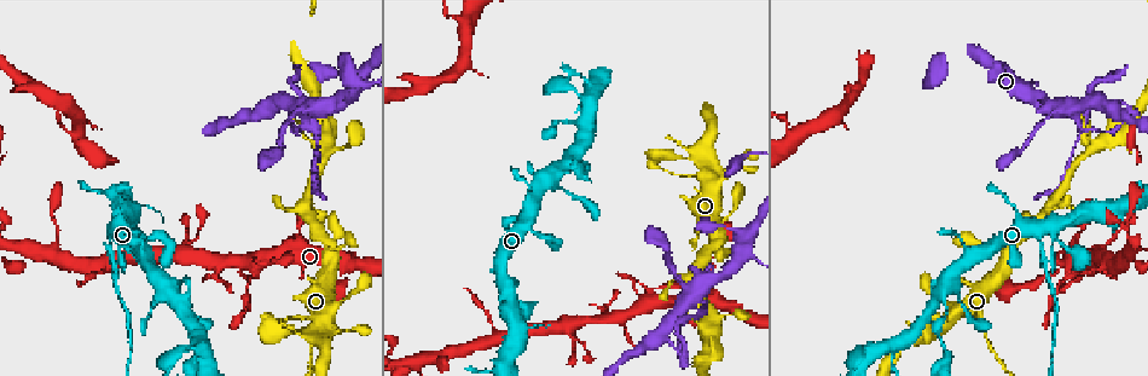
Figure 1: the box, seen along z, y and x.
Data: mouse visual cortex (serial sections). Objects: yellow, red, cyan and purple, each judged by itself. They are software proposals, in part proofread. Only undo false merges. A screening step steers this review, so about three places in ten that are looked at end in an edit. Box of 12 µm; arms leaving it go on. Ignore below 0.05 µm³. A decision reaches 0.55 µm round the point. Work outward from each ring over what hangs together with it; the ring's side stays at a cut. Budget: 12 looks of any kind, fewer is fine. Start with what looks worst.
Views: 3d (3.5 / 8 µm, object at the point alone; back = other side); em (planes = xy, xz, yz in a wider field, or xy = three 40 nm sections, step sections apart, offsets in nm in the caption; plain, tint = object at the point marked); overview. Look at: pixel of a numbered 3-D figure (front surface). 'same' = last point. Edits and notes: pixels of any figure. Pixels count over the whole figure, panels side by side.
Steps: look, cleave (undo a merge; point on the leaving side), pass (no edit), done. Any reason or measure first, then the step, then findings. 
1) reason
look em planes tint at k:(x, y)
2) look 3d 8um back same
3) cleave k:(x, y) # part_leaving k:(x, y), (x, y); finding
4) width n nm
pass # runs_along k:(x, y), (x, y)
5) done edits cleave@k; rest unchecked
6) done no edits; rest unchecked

abrupt turn
look 3d 3.5um at 1:(302, 115)

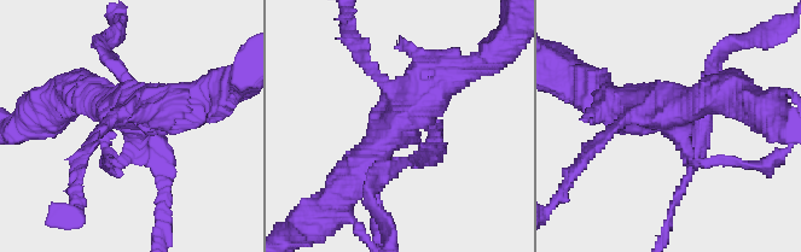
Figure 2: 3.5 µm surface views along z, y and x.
cleave 2:(166, 200) # a second cell is stuck on

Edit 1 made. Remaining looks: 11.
three arms meet
look 3d 3.5um at 1:(572, 123)

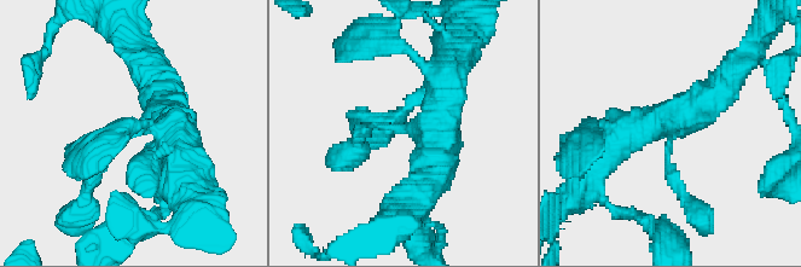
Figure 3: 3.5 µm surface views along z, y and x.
arms 3; arm_widths 150, 400, 500 nm
look em xy step 2 tint at 3:(674, 129)

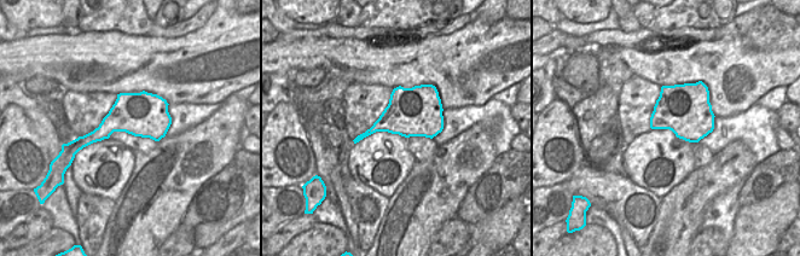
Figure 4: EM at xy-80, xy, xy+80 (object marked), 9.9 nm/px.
width 480 nm
pass # runs_along 3:(163, 87), (167, 112), (115, 143), (85, 191); one cell here

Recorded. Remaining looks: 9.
thin arm on a thick one
look 3d 3.5um back at 1:(642, 301)

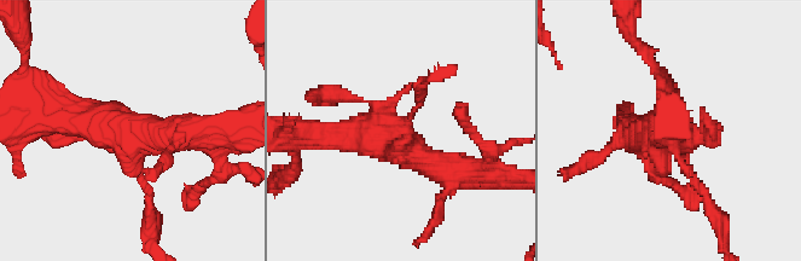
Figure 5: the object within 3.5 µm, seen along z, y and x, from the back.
look em xy step 5 tint at 5:(132, 140)

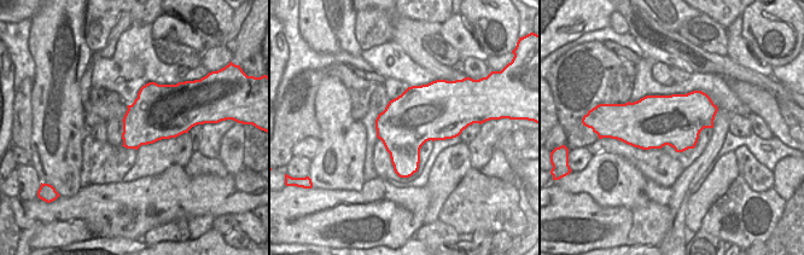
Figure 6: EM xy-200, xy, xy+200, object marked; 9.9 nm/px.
width 550 nm
pass # runs_along 5:(297, 133), (378, 135), (450, 169); continuous, no second cell

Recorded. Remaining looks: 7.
four-way junction
look 3d 3.5um at 1:(1045, 225)

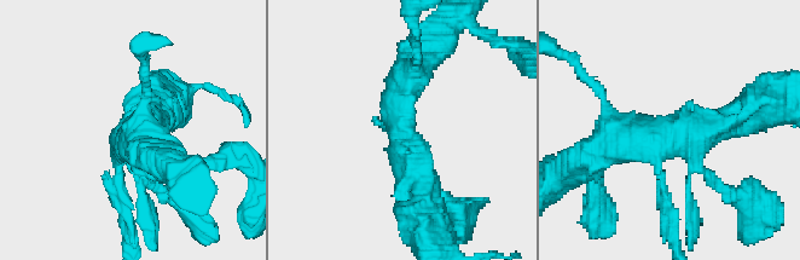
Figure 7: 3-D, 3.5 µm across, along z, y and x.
look em xy step 5 tint at 7:(402, 137)

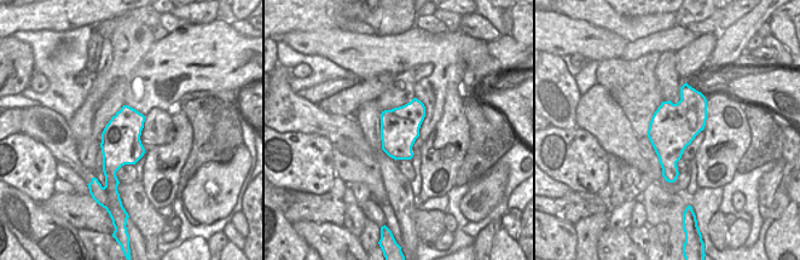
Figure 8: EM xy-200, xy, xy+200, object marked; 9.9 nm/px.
look em xy step 1 tint same

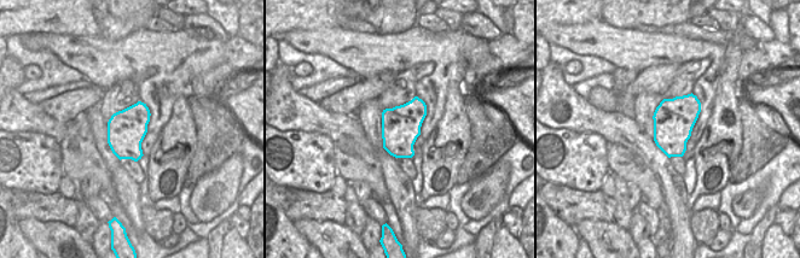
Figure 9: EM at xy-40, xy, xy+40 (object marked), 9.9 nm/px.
cleave 7:(125, 208) # part_leaving 7:(119, 169), (133, 248); a second cell is stuck on

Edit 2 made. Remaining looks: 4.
look overview

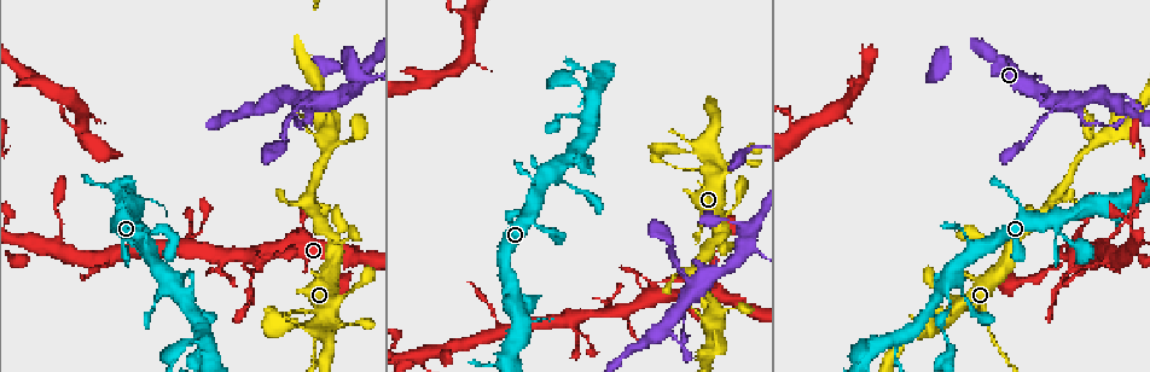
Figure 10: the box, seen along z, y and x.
three-way junction
look 3d 3.5um at 10:(310, 192)

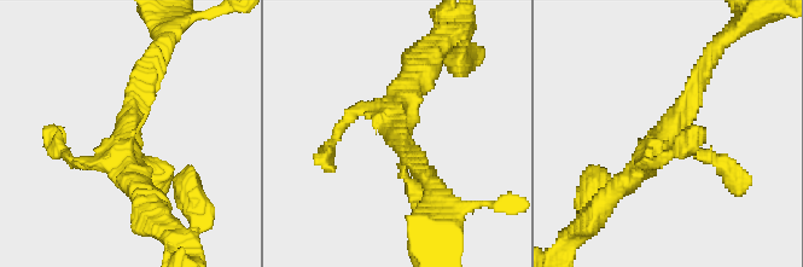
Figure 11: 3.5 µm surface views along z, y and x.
now the EM
look em xy step 2 tint at 11:(394, 134)

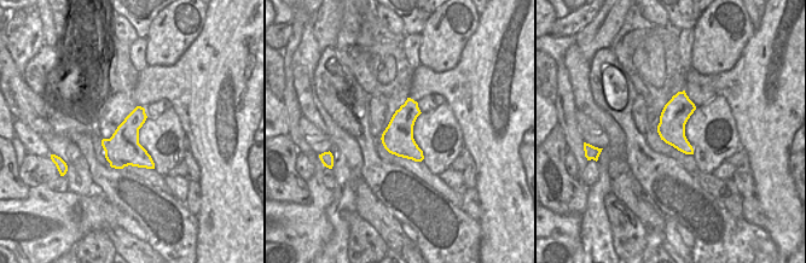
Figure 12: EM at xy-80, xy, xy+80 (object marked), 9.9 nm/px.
pass # runs_along 11:(615, 190), (668, 134), (704, 68); continuous, no second cell

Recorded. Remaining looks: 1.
done edits cleave@2, cleave@7; rest unchecked

